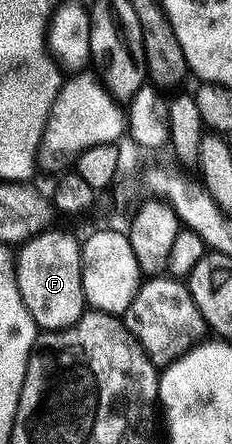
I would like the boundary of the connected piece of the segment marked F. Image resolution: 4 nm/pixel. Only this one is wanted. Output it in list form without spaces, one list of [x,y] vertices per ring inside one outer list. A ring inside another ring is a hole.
[[[49,228],[35,234],[19,247],[16,259],[18,292],[22,292],[22,304],[30,312],[41,331],[70,328],[86,312],[82,288],[81,239],[64,230]]]

